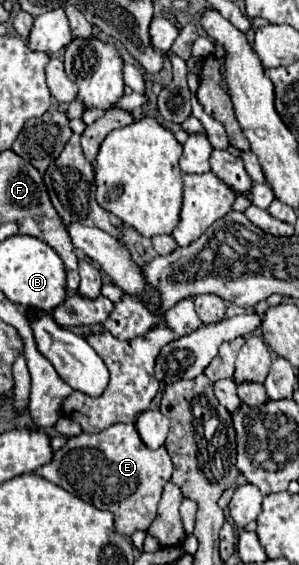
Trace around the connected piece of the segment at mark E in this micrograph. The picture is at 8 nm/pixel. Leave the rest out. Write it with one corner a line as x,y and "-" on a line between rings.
114,424
96,434
68,438
68,444
54,452
52,462
38,468
36,474
96,508
112,512
118,532
130,536
136,530
148,530
156,518
162,488
172,476
172,458
164,446
158,450
146,448
134,424

